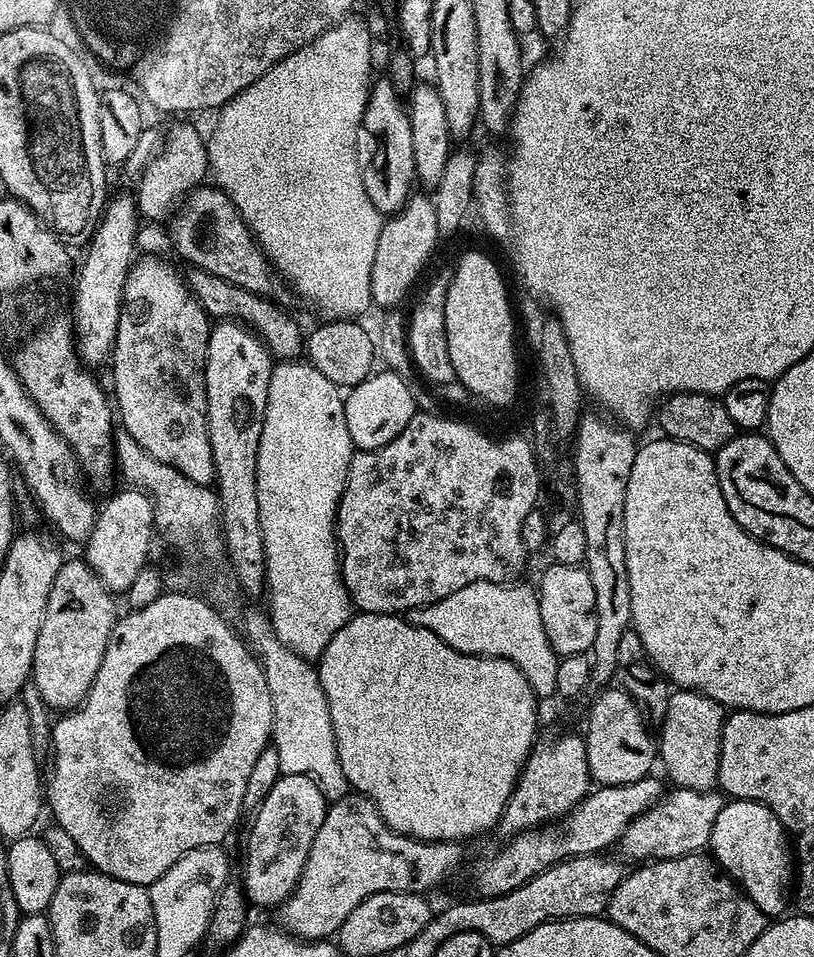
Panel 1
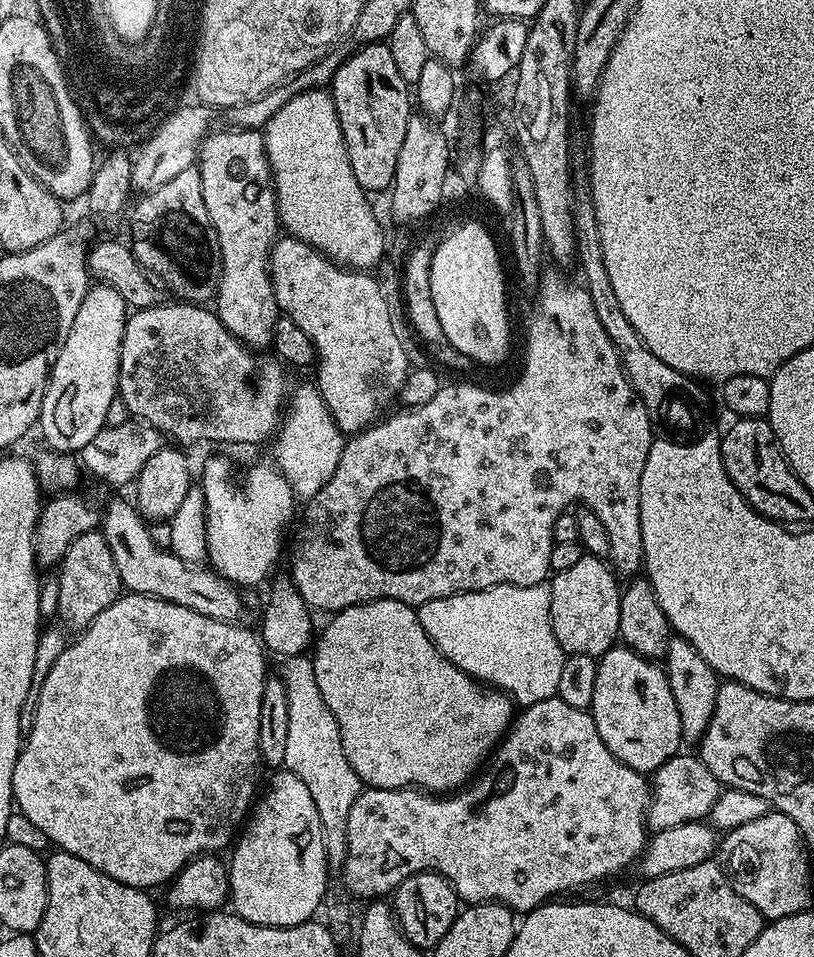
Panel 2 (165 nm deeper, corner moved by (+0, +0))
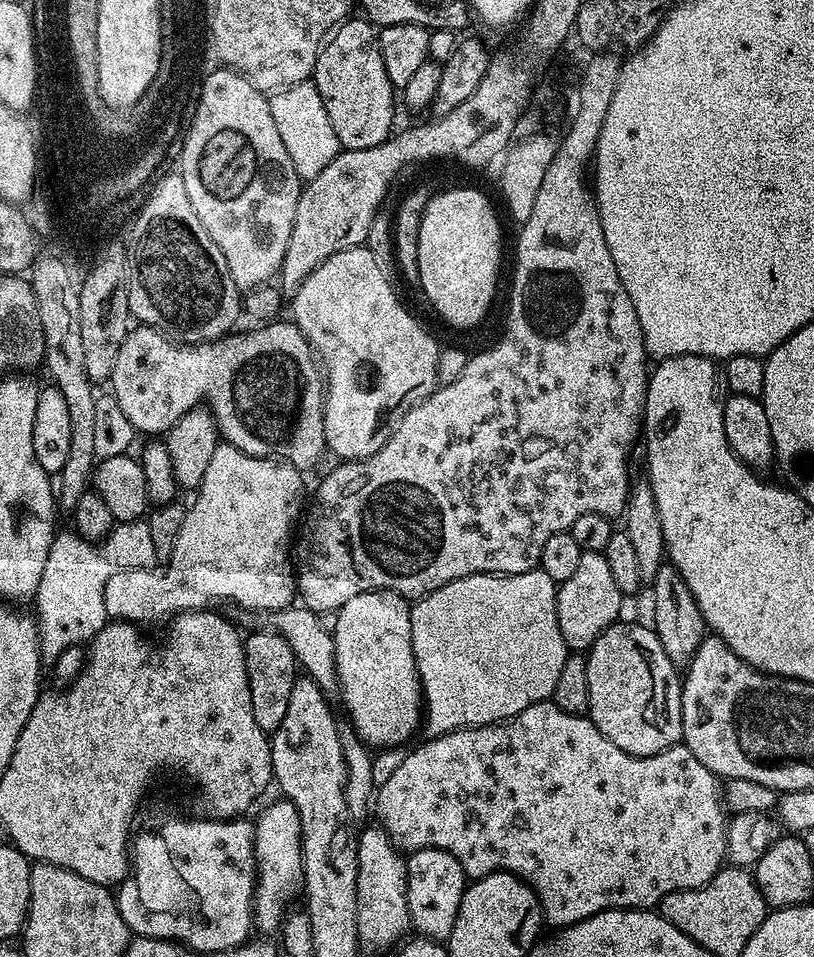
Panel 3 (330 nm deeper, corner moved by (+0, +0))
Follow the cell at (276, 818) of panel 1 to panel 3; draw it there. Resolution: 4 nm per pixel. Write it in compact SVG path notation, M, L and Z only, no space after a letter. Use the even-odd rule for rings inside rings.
M284 798L272 803L254 822L257 881L253 896L253 923L261 933L275 933L287 913L288 898L301 889L303 860L301 858L301 822L297 808Z

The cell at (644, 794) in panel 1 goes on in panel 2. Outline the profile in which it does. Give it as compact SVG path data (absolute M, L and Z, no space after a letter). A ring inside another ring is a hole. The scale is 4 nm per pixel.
M677 754L671 756L662 766L650 776L650 799L648 801L648 814L646 824L652 832L670 830L672 826L694 824L711 817L714 802L718 802L722 785L714 774L699 758L699 755L684 756Z

